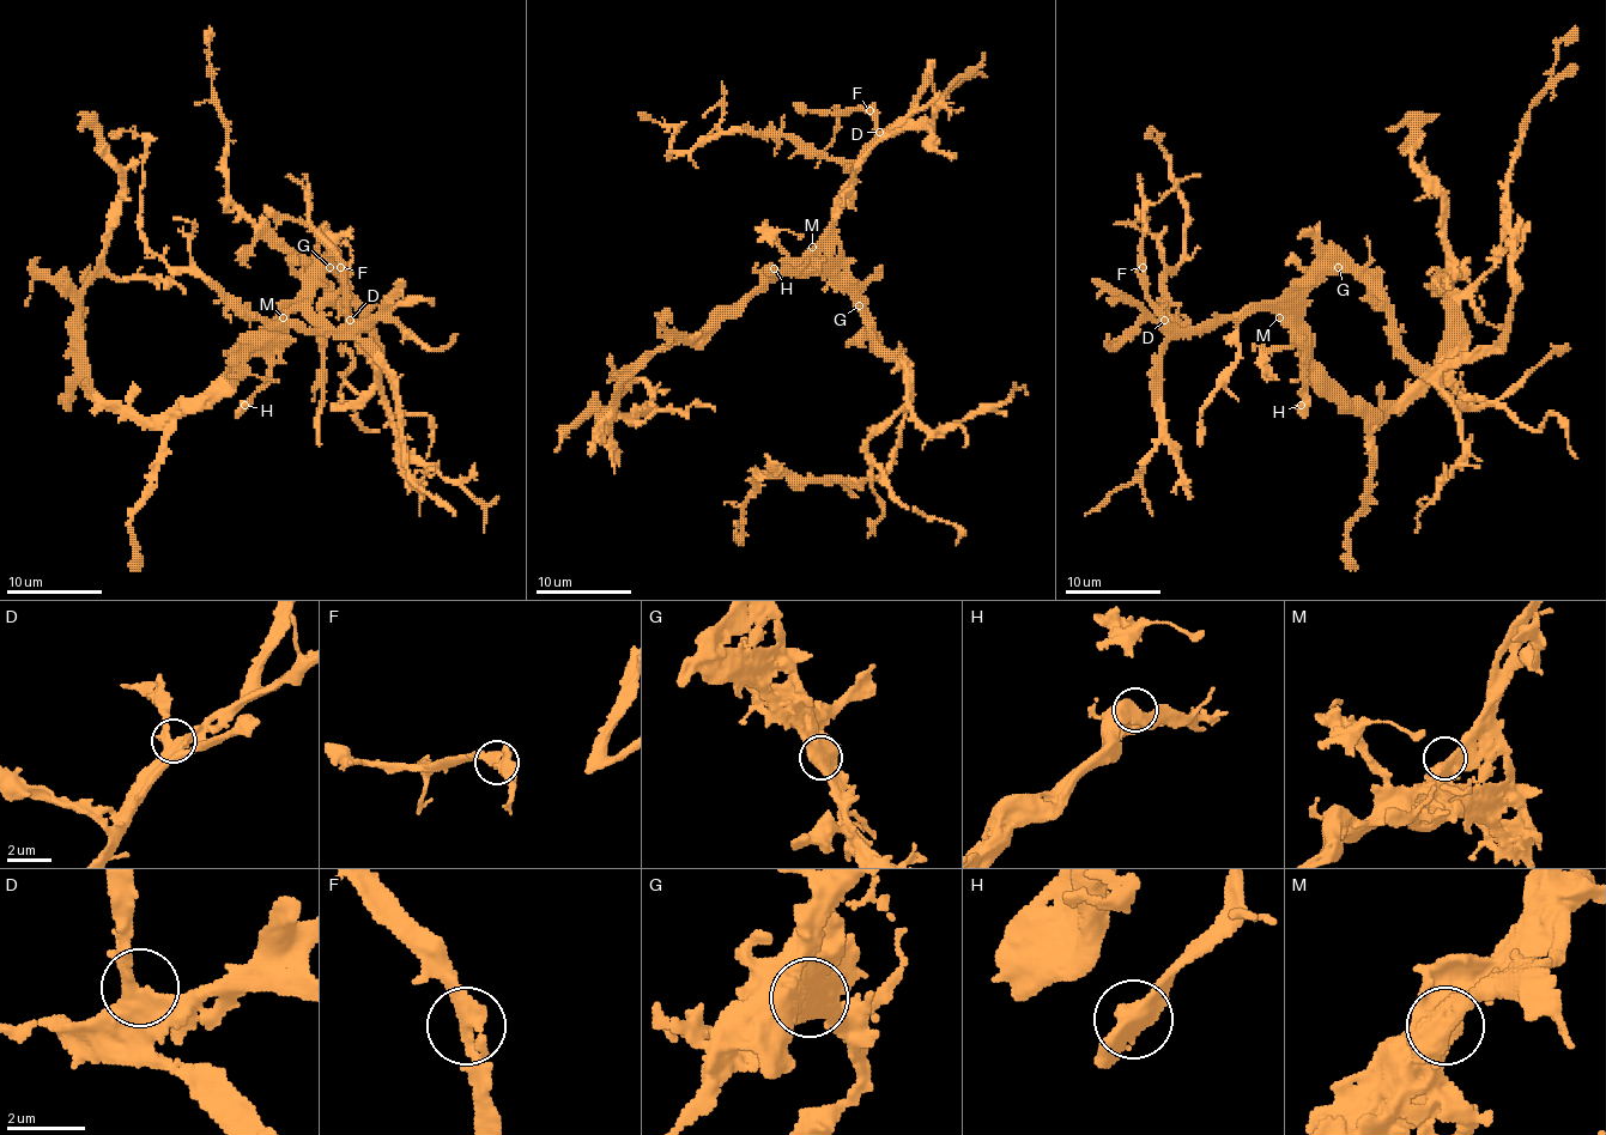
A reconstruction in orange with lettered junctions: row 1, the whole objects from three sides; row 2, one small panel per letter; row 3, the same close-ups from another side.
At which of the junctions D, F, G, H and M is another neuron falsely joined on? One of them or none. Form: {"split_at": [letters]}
{"split_at": []}

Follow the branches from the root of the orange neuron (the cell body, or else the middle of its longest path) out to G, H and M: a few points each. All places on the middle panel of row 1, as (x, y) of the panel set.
G: (843, 290), (858, 305)
H: (843, 290), (829, 273), (812, 273), (805, 268), (798, 273), (780, 273), (775, 268)
M: (843, 290), (812, 247)

